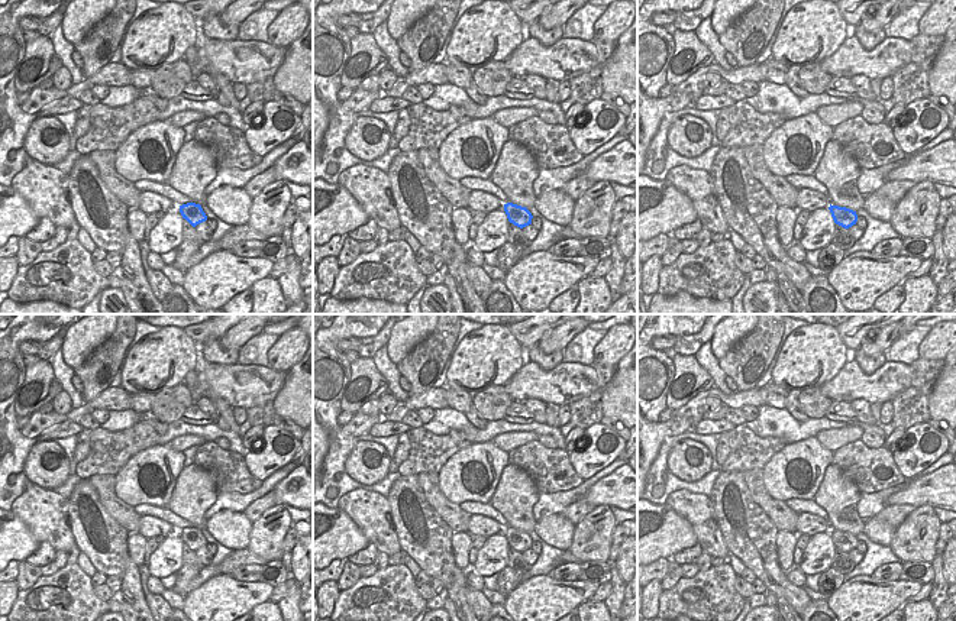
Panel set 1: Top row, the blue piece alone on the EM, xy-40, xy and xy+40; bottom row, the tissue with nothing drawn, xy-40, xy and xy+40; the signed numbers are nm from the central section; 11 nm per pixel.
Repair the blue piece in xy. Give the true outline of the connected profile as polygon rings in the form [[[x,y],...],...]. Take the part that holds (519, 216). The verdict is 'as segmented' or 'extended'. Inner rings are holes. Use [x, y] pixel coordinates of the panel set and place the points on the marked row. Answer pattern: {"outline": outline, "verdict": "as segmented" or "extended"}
{"outline": [[[507,203],[504,204],[504,211],[507,214],[508,221],[520,229],[532,224],[533,216],[526,207]]], "verdict": "as segmented"}

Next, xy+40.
{"outline": [[[831,206],[829,207],[831,217],[836,224],[849,229],[858,221],[858,214],[856,211],[846,208],[846,207],[839,207],[839,206]]], "verdict": "as segmented"}

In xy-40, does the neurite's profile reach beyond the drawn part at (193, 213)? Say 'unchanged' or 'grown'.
unchanged

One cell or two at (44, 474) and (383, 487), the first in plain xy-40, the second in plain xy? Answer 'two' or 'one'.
two

